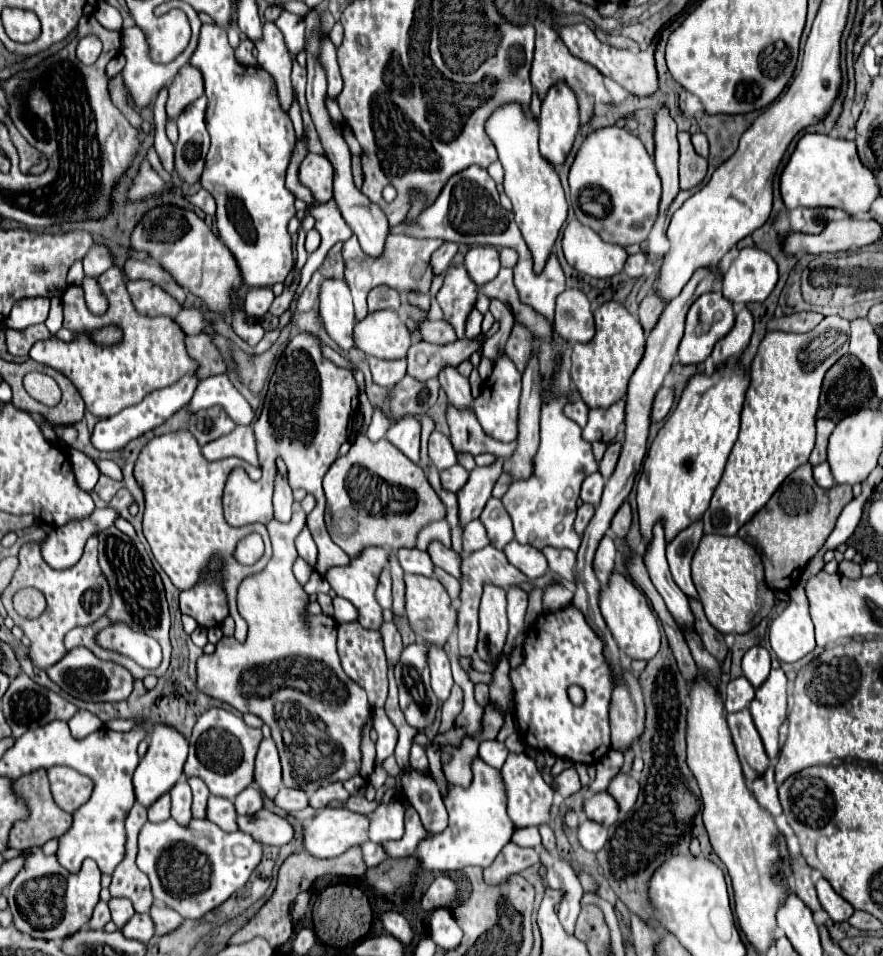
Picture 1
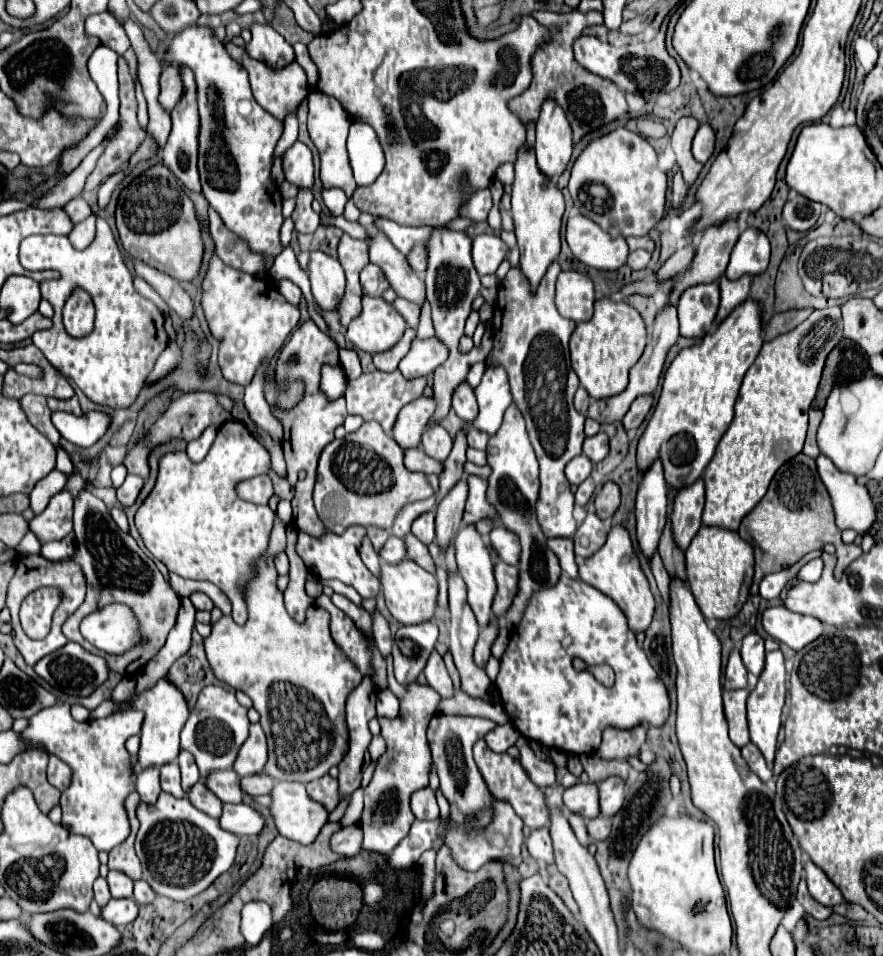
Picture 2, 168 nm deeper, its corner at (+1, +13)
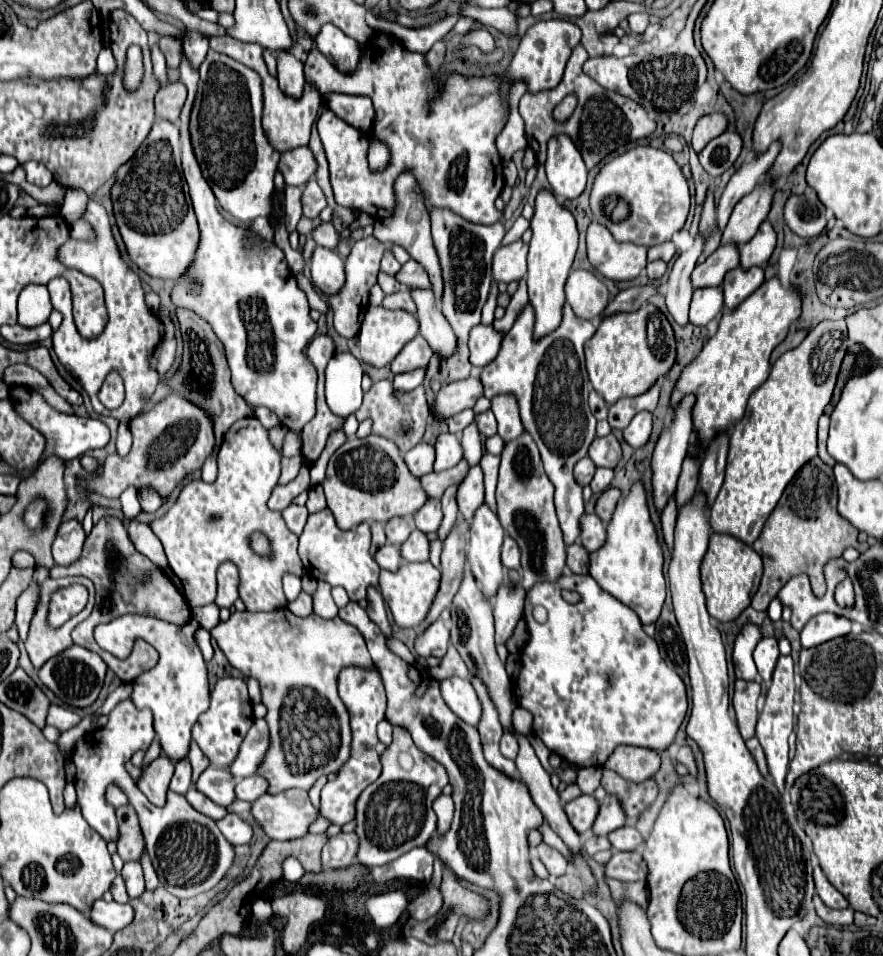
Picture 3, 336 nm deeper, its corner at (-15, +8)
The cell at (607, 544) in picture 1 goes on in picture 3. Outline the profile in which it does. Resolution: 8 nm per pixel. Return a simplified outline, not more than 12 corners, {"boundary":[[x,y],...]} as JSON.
{"boundary":[[584,515],[582,545],[598,551],[608,537],[598,515]]}

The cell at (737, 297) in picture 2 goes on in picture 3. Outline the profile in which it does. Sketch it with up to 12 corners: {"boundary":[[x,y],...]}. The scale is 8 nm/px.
{"boundary":[[760,267],[728,271],[724,303],[734,311],[764,283]]}

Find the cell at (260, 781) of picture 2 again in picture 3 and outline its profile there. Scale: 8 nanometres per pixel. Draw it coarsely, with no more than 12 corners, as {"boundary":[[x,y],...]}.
{"boundary":[[260,775],[240,779],[236,797],[256,801],[268,793]]}

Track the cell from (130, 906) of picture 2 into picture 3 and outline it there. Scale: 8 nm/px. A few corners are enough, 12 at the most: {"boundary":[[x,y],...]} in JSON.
{"boundary":[[98,899],[90,911],[96,925],[116,933],[134,921],[130,903]]}

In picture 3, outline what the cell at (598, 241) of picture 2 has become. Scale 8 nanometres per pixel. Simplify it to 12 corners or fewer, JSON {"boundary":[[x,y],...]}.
{"boundary":[[592,221],[588,259],[612,281],[630,281],[646,267],[646,247],[618,243]]}

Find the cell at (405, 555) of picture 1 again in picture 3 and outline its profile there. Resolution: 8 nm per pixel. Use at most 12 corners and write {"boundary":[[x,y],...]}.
{"boundary":[[386,543],[376,553],[382,569],[396,571],[402,563],[400,547]]}

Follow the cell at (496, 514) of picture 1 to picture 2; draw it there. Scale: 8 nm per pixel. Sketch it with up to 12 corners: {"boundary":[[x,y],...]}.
{"boundary":[[468,474],[468,498],[462,516],[474,524],[484,516],[498,518],[486,500],[486,480]]}

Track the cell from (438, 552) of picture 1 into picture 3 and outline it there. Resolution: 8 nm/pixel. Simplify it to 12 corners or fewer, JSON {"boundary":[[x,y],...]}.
{"boundary":[[438,499],[414,515],[414,523],[424,533],[436,533],[442,521]]}

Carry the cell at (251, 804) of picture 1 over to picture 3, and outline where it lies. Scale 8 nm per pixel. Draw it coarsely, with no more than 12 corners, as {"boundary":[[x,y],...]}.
{"boundary":[[208,767],[196,789],[214,803],[236,801],[236,781],[228,769]]}

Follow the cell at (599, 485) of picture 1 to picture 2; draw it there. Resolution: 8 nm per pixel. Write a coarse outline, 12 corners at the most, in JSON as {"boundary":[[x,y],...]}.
{"boundary":[[576,456],[566,464],[570,484],[582,484],[592,472],[586,456]]}

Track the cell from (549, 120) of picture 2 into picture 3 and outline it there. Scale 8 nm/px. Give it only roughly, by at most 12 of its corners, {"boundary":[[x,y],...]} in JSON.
{"boundary":[[568,135],[548,141],[554,195],[584,191],[586,165]]}

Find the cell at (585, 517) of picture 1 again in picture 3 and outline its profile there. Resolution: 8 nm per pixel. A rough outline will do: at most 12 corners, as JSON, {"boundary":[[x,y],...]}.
{"boundary":[[598,467],[592,483],[592,491],[600,495],[610,487],[614,477],[612,469]]}

